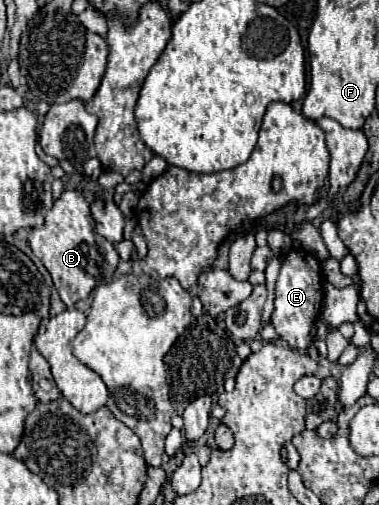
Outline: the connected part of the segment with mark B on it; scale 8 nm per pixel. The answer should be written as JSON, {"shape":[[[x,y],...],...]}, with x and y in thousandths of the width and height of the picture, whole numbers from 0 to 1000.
{"shape":[[[169,378],[158,394],[142,398],[142,410],[121,422],[121,442],[74,457],[74,481],[84,501],[116,521],[116,529],[137,545],[142,568],[158,592],[179,604],[179,612],[190,612],[206,592],[227,592],[237,584],[253,564],[264,525],[274,525],[272,549],[290,556],[317,513],[301,485],[248,457],[232,398],[211,378]]]}

